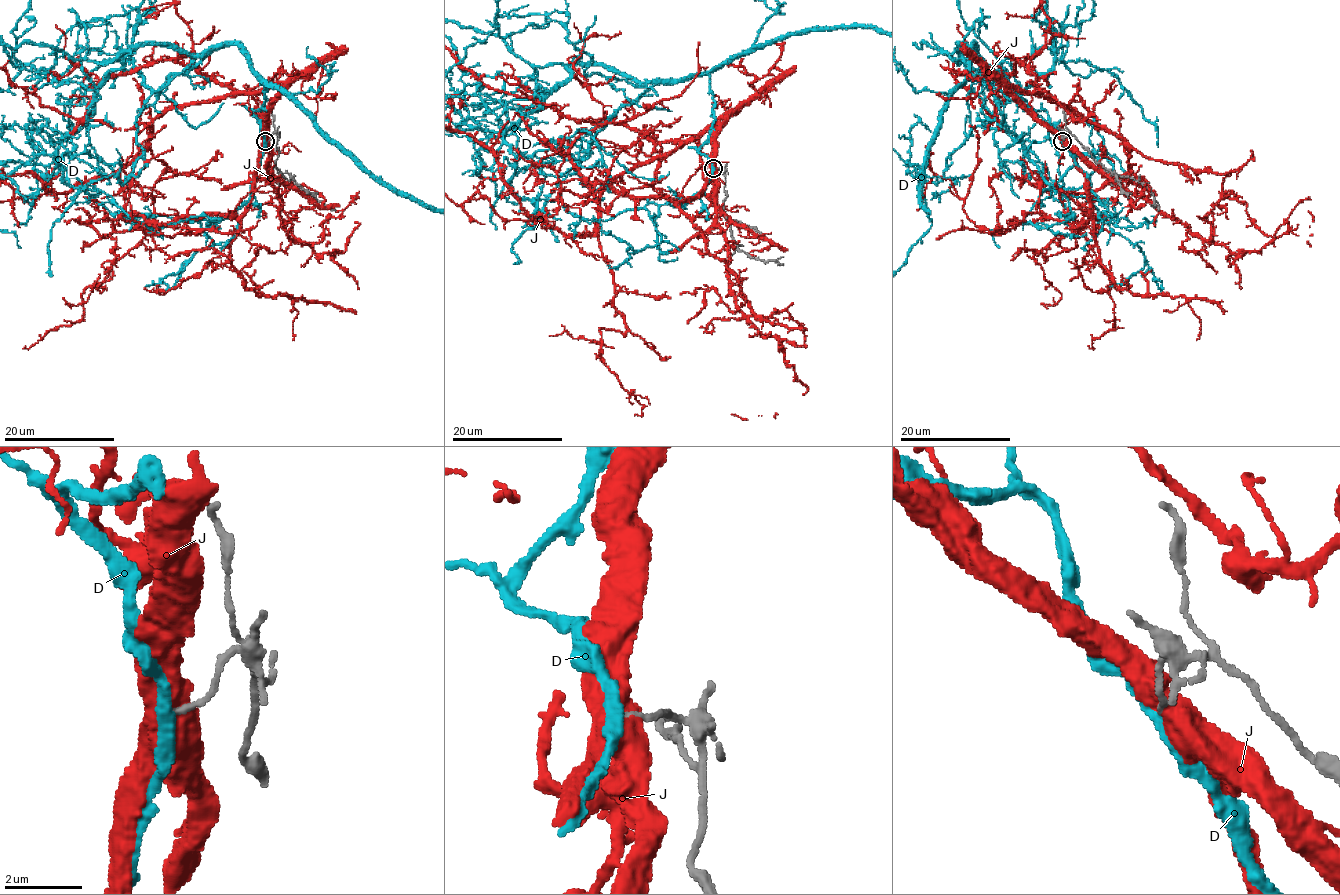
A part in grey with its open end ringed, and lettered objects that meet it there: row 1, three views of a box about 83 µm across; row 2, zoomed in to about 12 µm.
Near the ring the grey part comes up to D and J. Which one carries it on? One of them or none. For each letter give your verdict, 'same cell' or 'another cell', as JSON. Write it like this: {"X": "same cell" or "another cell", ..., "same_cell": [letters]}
{"D": "same cell", "J": "another cell", "same_cell": ["D"]}

